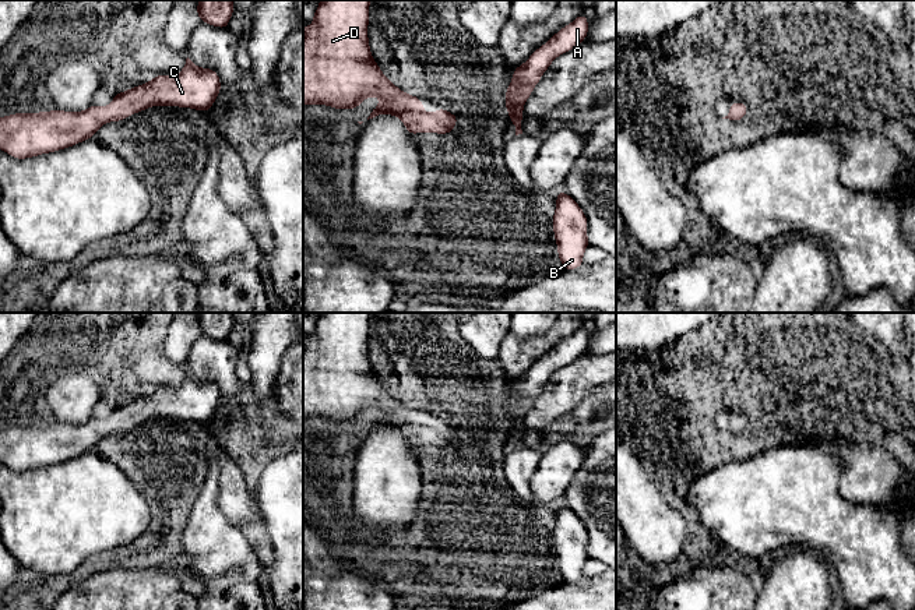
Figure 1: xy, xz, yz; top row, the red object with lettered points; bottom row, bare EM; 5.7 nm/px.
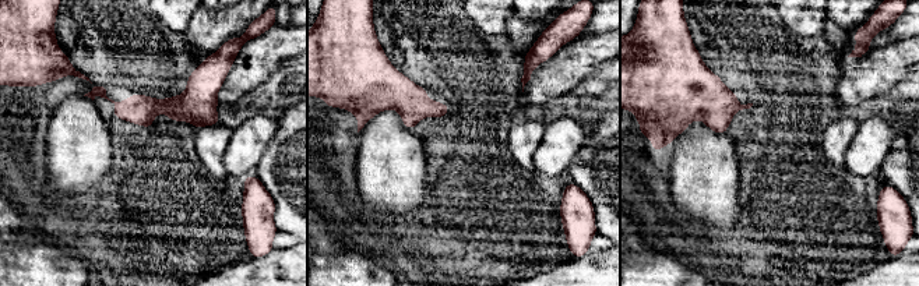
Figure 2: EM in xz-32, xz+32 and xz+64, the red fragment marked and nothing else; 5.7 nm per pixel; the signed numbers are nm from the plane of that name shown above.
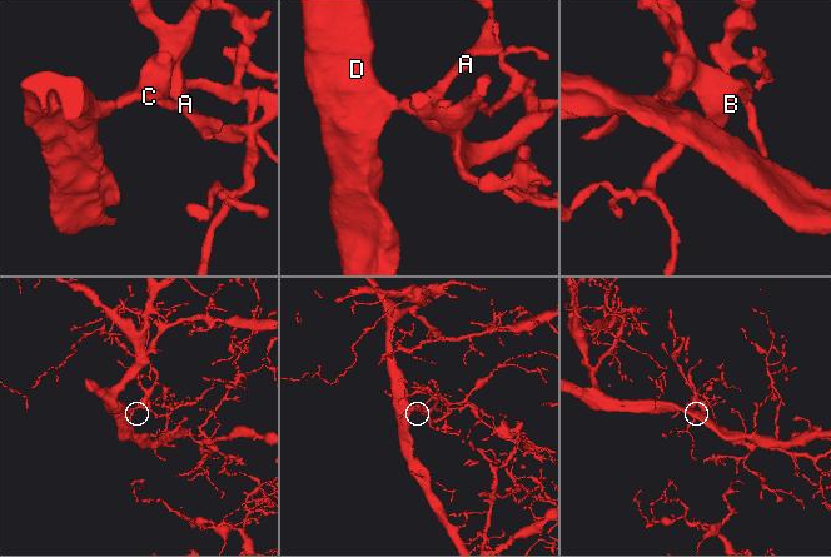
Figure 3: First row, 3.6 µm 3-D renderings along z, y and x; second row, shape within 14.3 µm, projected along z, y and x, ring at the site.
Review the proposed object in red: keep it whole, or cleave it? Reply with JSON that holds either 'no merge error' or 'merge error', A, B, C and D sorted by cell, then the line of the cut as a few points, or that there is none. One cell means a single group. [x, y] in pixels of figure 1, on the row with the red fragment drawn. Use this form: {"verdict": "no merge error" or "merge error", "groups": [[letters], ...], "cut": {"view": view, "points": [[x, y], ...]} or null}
{"verdict": "no merge error", "groups": [["A", "B", "C", "D"]], "cut": null}

